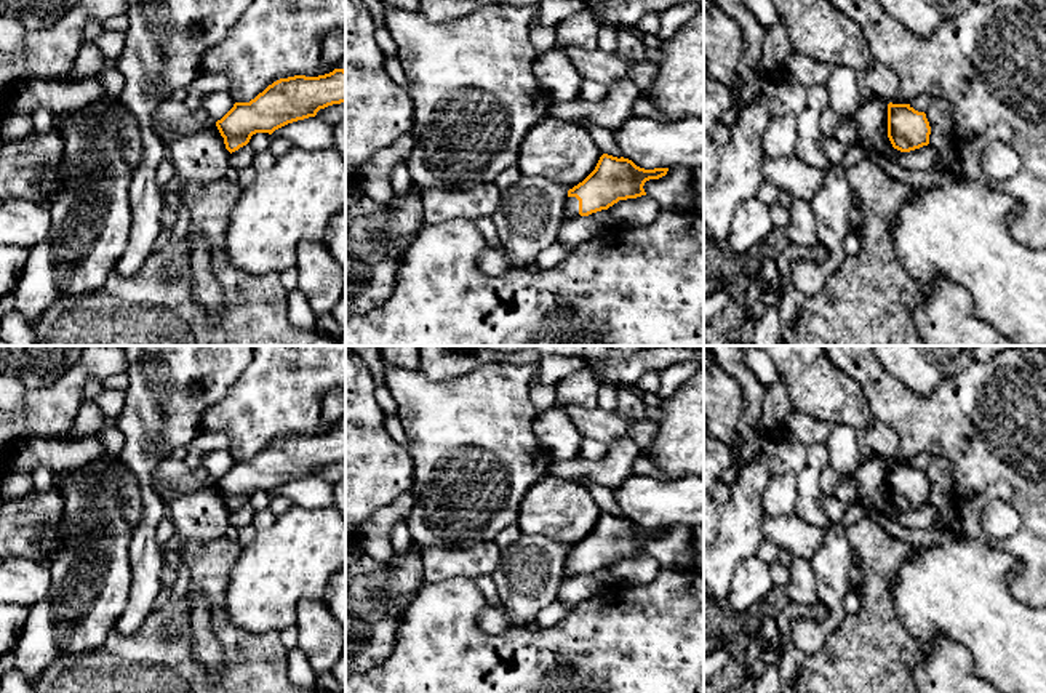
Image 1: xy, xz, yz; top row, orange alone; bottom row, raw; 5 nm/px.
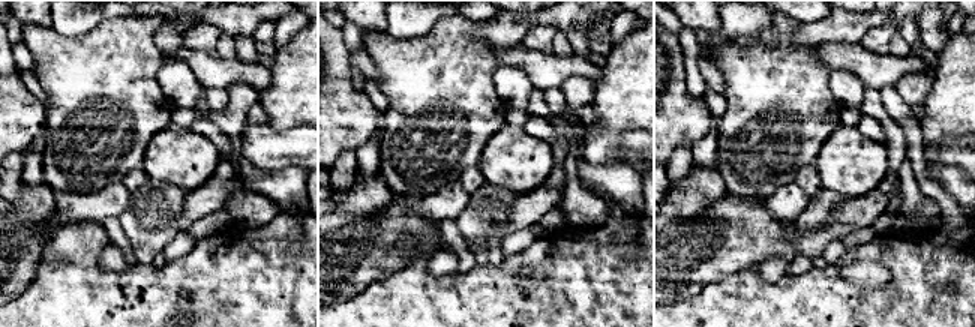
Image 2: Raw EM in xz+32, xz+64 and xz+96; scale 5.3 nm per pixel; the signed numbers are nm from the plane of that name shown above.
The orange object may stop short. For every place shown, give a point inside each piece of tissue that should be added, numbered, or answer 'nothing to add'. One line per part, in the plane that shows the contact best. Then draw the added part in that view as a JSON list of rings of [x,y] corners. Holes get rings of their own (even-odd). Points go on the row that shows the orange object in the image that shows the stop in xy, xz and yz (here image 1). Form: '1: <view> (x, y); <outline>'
1: xz (571, 207); [[[566,197],[563,219],[569,219],[569,218],[576,218],[576,216],[579,216],[579,200],[576,197]]]

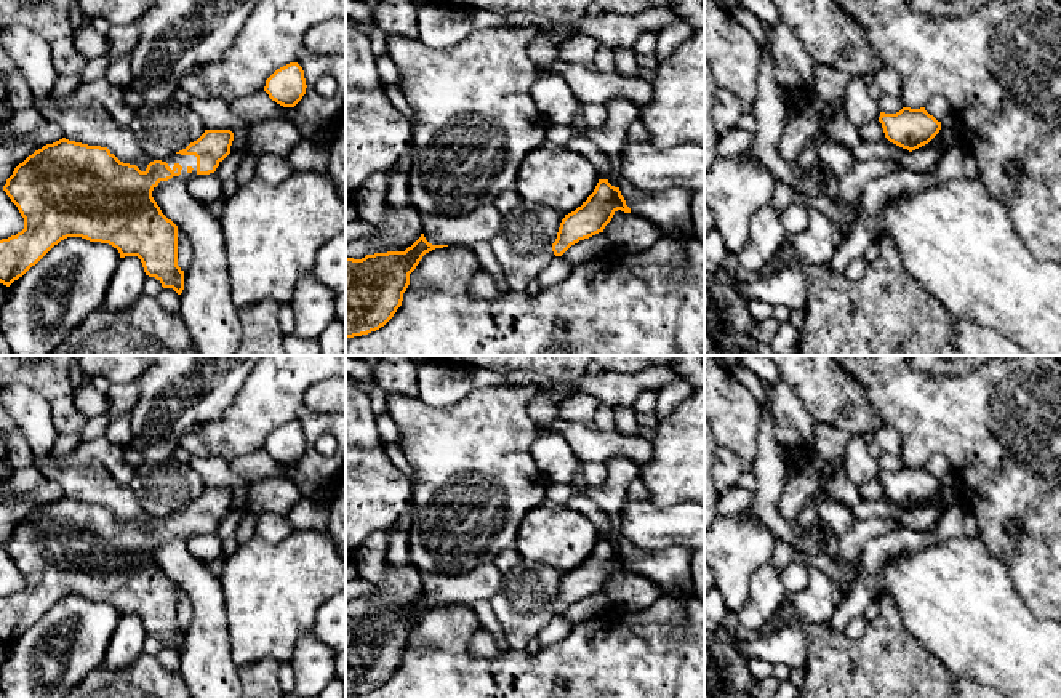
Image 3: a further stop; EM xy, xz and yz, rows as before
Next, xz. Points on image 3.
nothing to add

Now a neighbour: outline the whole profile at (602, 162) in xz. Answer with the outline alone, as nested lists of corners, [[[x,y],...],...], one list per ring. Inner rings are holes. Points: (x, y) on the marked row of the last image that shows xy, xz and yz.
[[[576,136],[567,142],[567,147],[575,150],[576,154],[581,154],[589,158],[589,162],[594,165],[594,168],[599,173],[603,173],[607,178],[611,176],[613,166],[610,155],[603,154],[594,142],[583,136]]]

